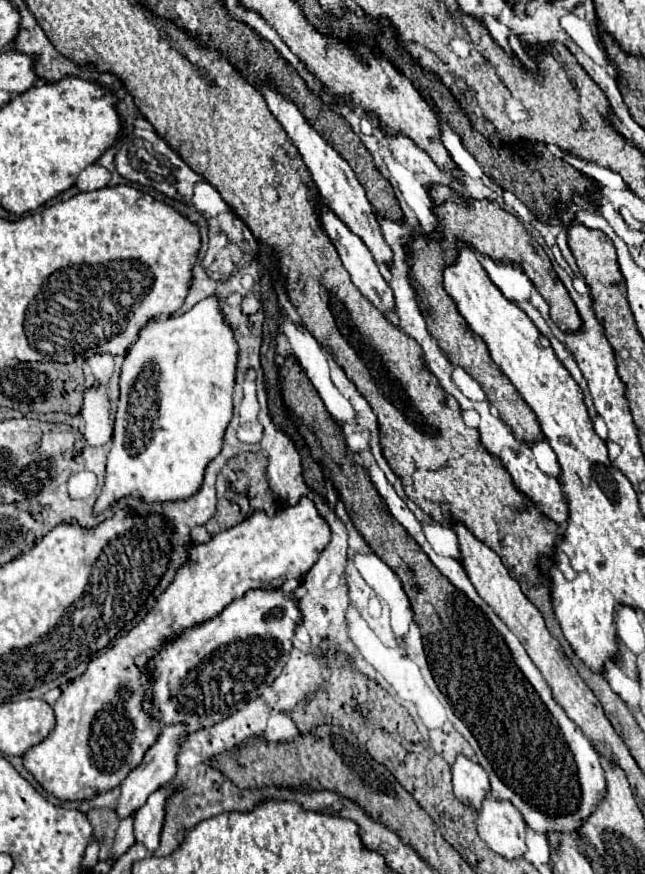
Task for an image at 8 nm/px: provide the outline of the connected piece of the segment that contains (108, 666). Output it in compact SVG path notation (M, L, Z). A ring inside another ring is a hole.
M301 498L297 506L279 508L275 516L255 512L245 522L215 534L209 542L193 544L189 548L189 560L179 566L173 582L165 588L161 596L155 598L155 606L145 614L145 618L133 630L129 630L125 636L117 638L109 648L105 648L105 652L99 652L99 656L95 656L89 662L87 670L67 684L59 700L53 704L57 716L55 728L43 742L31 746L23 754L23 766L49 794L69 802L91 800L97 794L117 788L127 778L127 774L141 764L141 758L145 756L149 746L157 742L161 732L159 722L155 718L149 718L141 710L141 700L145 698L143 670L147 658L155 656L159 648L173 640L183 628L197 626L221 614L225 606L229 606L235 598L245 596L247 590L277 590L289 578L303 578L309 572L309 568L319 560L319 554L327 546L329 536L331 530L325 524L325 520L317 514L315 504L307 498Z

